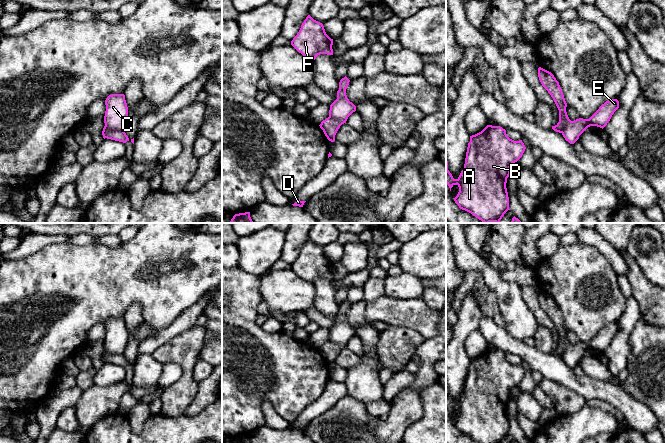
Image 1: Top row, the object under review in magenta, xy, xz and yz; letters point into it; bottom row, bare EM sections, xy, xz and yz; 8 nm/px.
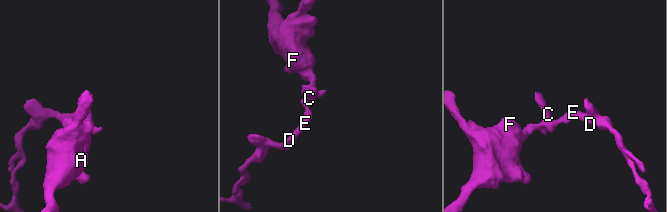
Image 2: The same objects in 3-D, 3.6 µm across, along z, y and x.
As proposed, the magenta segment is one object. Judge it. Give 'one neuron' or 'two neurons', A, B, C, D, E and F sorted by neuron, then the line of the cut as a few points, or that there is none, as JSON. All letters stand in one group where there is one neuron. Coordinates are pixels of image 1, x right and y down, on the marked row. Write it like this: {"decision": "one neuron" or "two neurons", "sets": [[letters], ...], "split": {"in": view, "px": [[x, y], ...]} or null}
{"decision": "two neurons", "sets": [["A", "B", "C", "F"], ["D", "E"]], "split": {"in": "xy", "px": [[105, 125], [110, 129], [122, 131]]}}

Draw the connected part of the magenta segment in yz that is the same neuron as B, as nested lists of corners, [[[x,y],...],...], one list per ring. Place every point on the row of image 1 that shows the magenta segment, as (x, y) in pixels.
[[[487,125],[481,132],[470,136],[464,168],[457,179],[454,179],[448,170],[446,156],[446,184],[450,191],[454,185],[459,187],[457,196],[453,198],[459,208],[471,213],[483,223],[499,223],[510,210],[506,188],[510,167],[522,157],[525,149],[522,140],[510,139],[502,127]]]

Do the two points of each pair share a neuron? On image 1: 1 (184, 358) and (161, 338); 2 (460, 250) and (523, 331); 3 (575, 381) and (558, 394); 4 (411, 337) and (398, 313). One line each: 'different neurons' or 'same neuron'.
1: different neurons
2: same neuron
3: different neurons
4: different neurons

